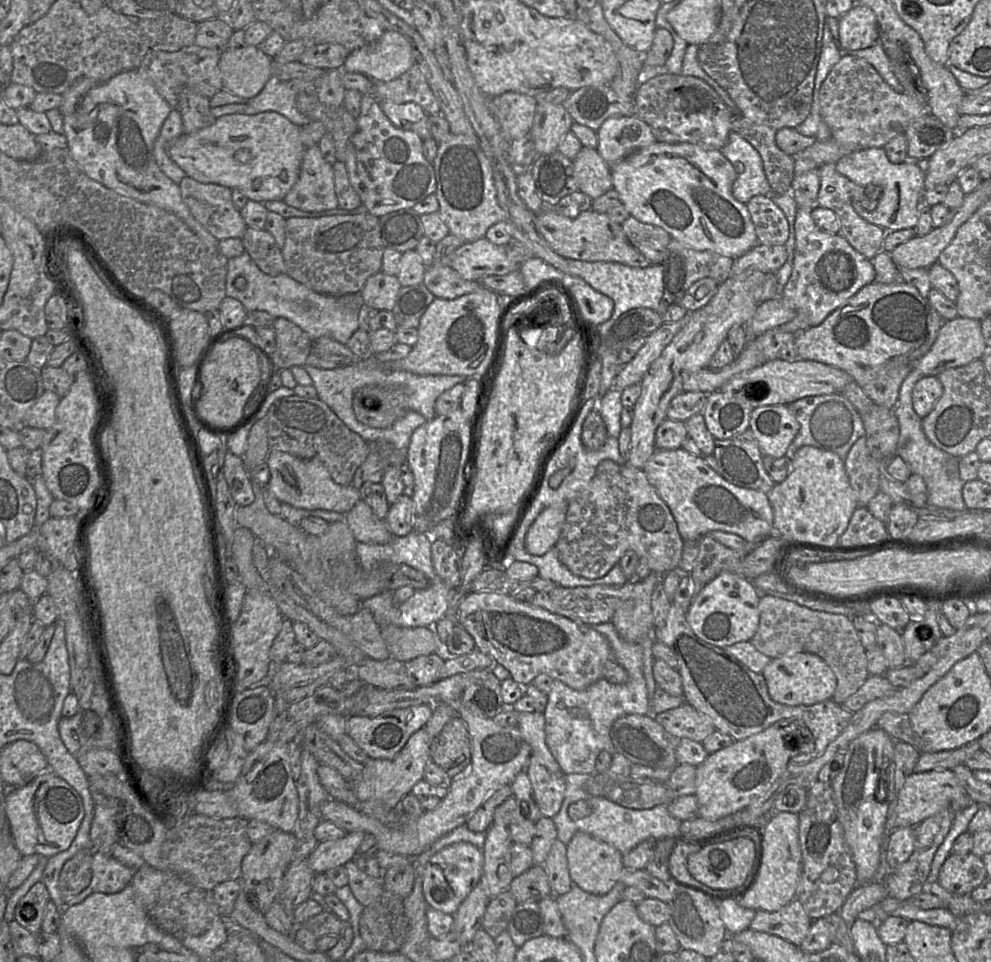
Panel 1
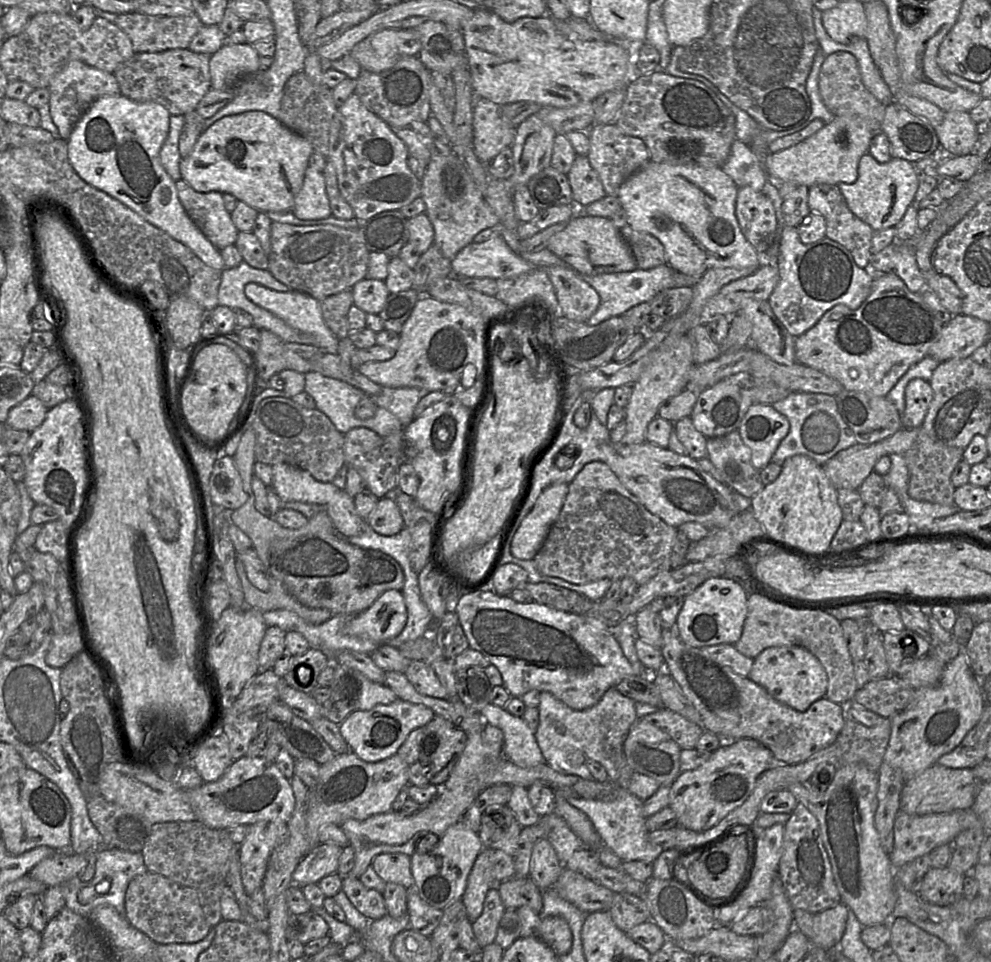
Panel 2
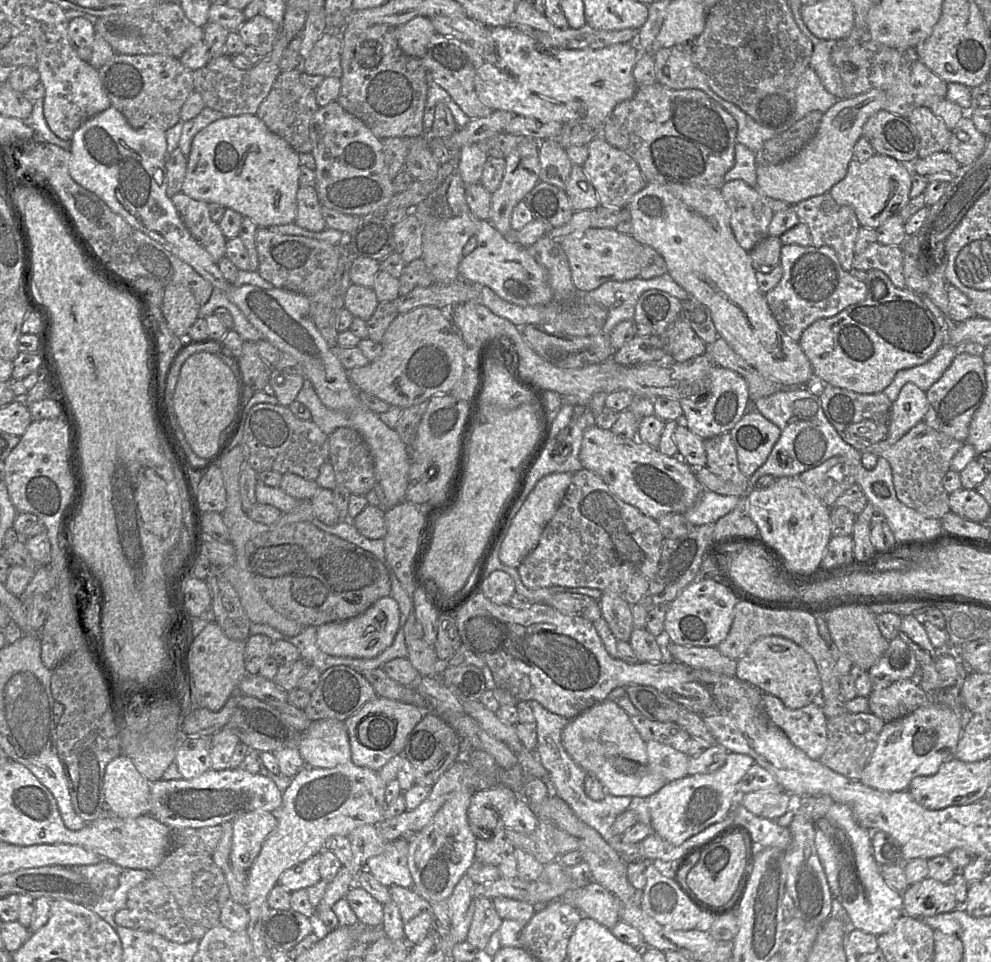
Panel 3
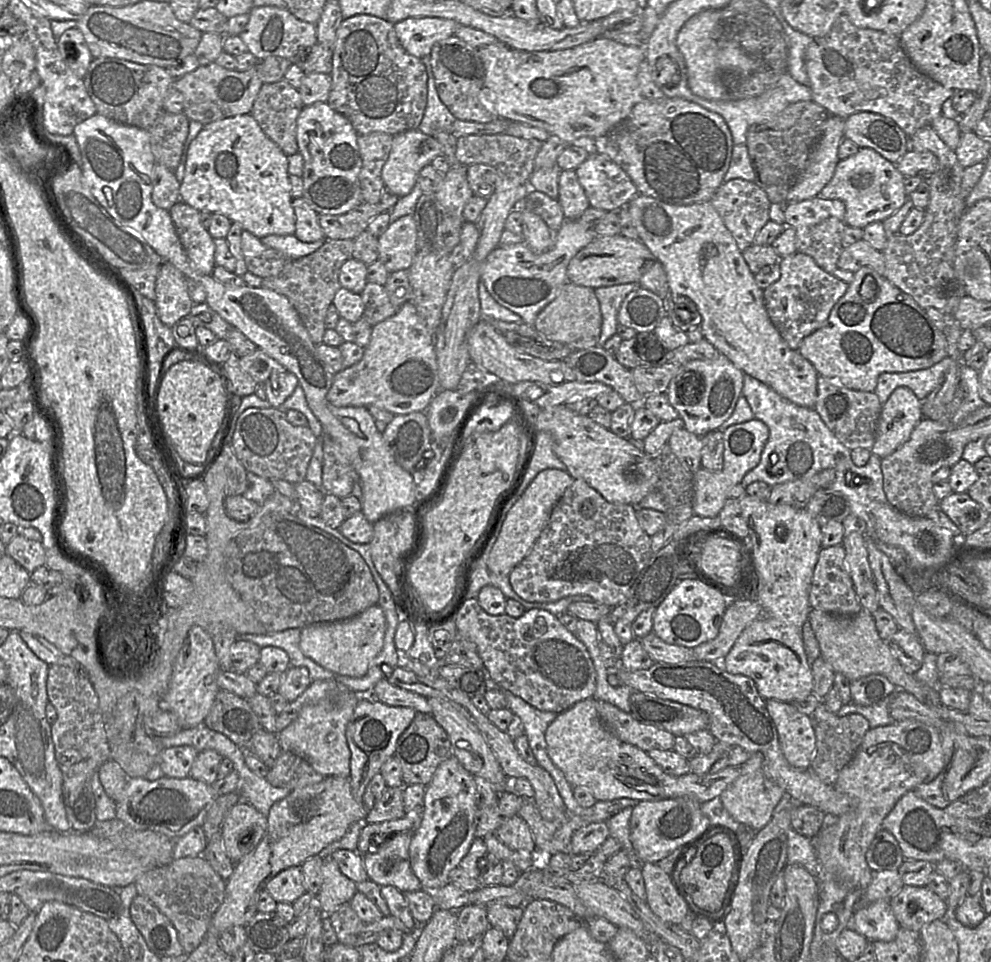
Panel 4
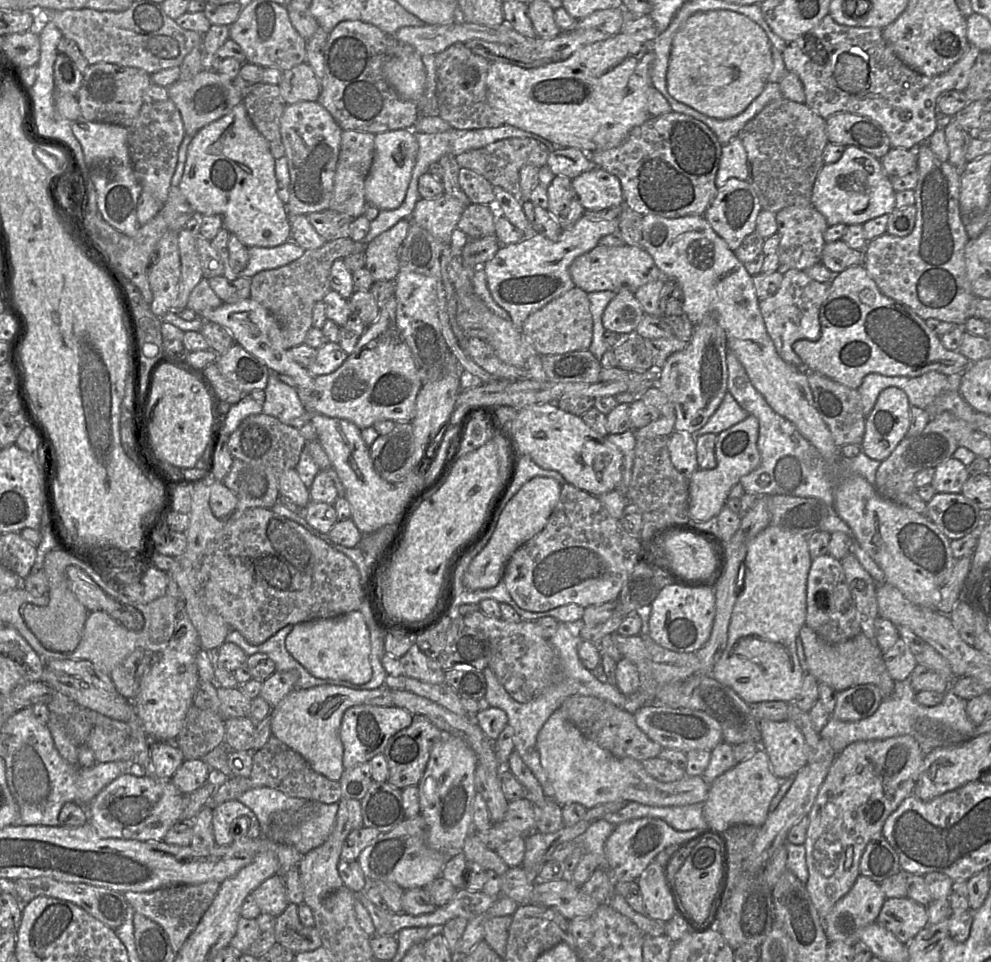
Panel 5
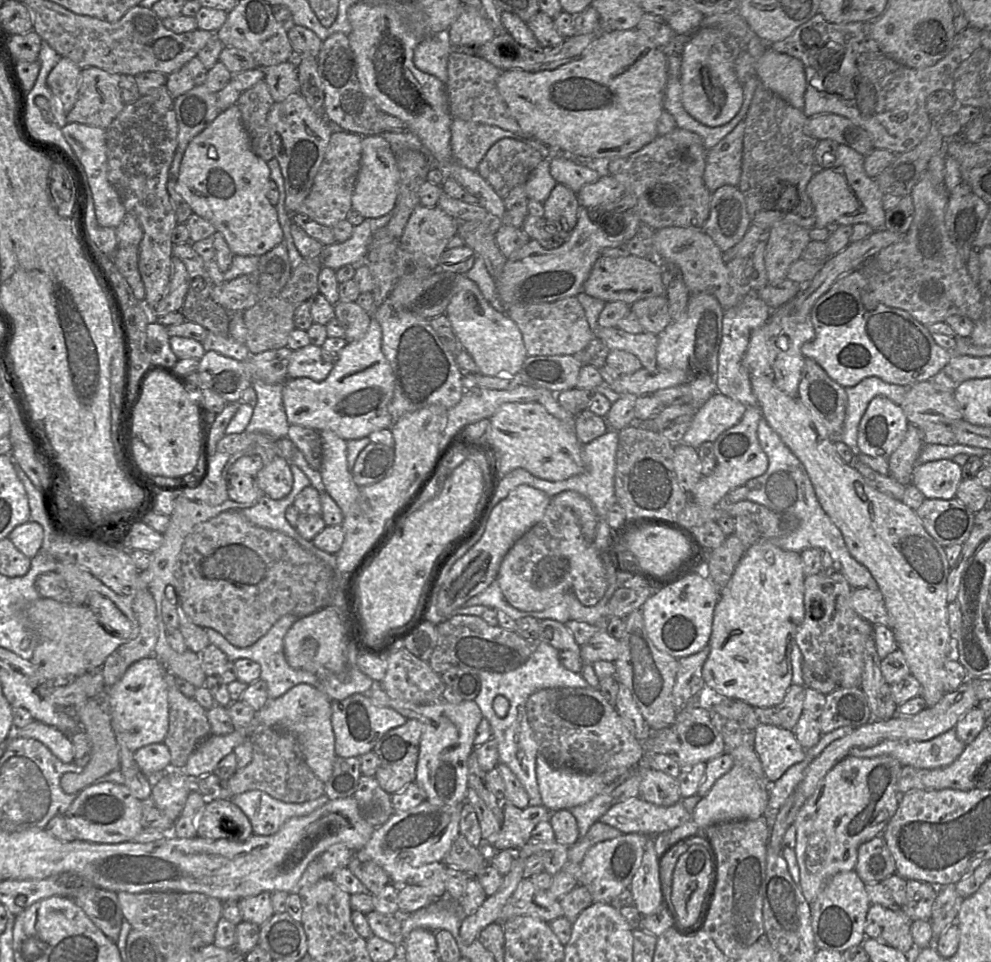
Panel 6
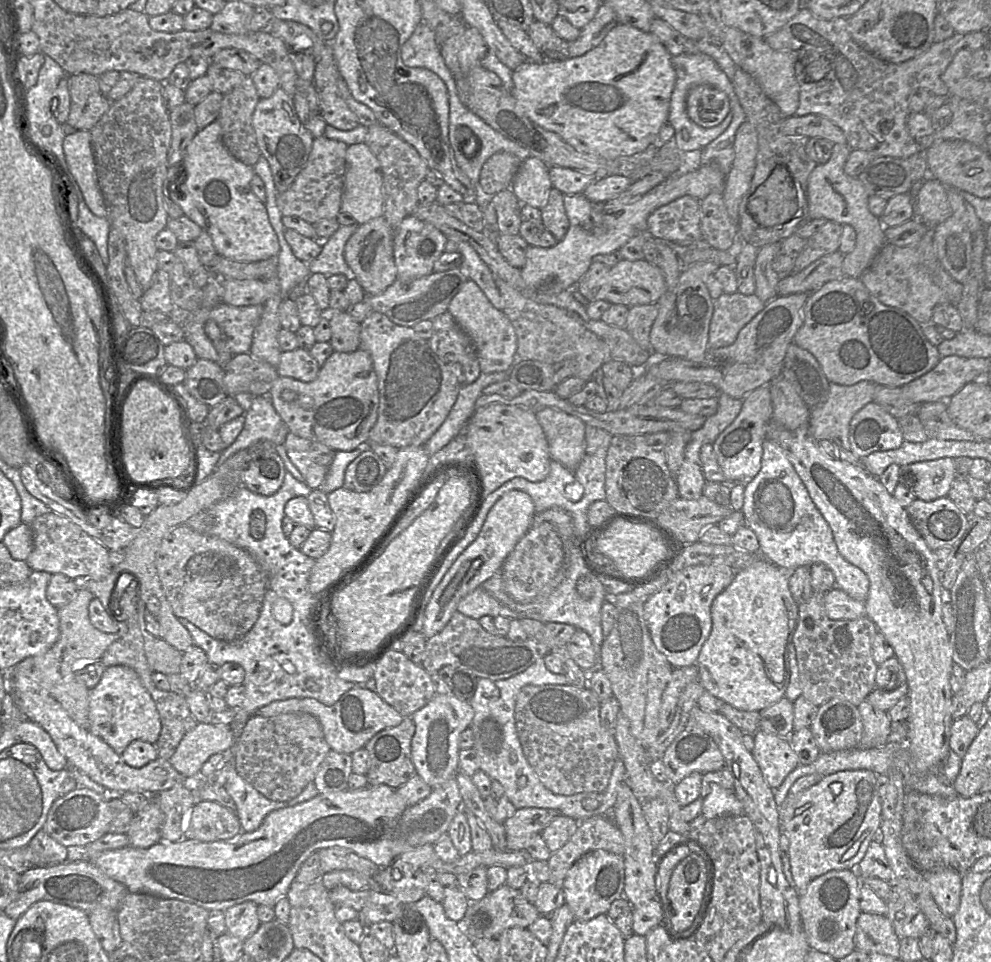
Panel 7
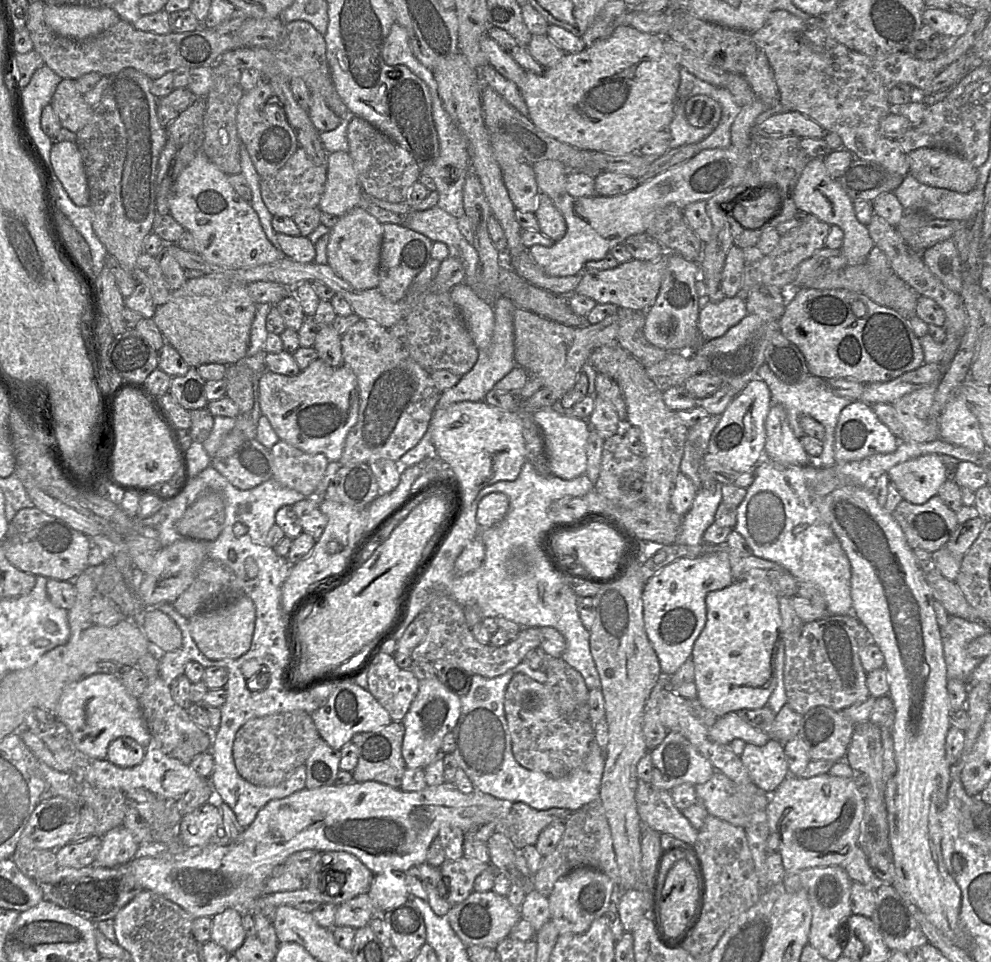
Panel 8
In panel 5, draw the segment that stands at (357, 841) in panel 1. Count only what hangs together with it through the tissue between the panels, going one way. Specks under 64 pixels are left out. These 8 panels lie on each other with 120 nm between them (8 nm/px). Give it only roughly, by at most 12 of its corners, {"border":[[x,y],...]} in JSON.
{"border":[[274,875],[250,897],[262,914],[280,915],[289,905],[284,876]]}

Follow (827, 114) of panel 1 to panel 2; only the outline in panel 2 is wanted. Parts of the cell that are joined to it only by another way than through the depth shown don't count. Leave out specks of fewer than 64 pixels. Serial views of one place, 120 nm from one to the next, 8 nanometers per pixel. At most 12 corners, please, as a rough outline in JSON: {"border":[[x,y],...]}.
{"border":[[827,55],[819,93],[835,117],[882,133],[886,105],[863,84],[857,59]]}

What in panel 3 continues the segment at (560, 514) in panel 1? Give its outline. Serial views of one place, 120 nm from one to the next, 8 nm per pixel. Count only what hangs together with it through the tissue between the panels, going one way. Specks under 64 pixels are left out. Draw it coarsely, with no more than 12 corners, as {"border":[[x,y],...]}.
{"border":[[536,483],[500,537],[499,560],[517,569],[536,548],[571,484]]}

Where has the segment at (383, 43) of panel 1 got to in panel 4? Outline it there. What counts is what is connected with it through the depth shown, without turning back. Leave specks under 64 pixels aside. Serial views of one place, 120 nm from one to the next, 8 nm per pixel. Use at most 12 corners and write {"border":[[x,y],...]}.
{"border":[[412,17],[394,29],[405,51],[421,59],[454,36],[452,19]]}

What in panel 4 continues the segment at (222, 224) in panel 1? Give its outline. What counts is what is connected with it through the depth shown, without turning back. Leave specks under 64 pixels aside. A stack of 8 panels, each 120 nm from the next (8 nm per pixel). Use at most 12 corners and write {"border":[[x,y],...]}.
{"border":[[181,200],[169,210],[193,269],[211,275],[215,243],[200,212]]}

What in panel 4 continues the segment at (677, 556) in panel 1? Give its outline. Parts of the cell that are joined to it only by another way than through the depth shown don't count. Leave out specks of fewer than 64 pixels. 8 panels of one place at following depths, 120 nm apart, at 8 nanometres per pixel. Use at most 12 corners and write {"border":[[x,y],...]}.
{"border":[[575,479],[508,575],[528,602],[625,601],[638,506]]}

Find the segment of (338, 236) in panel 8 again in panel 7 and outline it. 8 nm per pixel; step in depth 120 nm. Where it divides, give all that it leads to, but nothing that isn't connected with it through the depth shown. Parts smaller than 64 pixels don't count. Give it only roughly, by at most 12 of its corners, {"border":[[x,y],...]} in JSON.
{"border":[[384,217],[358,225],[345,261],[368,295],[397,279],[394,229]]}

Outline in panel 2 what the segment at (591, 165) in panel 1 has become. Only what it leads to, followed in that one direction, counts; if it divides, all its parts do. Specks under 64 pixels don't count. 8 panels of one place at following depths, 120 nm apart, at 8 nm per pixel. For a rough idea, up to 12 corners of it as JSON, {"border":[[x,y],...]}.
{"border":[[577,155],[567,174],[579,208],[606,196],[586,155]]}

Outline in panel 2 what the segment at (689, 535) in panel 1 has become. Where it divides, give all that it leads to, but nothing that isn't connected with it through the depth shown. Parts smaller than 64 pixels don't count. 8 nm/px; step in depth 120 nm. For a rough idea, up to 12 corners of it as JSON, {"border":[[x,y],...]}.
{"border":[[647,441],[603,462],[672,527],[724,528],[737,492],[698,461]]}

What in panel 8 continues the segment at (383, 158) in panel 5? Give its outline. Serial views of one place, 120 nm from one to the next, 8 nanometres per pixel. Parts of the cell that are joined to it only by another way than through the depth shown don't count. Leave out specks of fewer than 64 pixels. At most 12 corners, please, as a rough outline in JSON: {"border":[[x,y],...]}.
{"border":[[348,152],[328,154],[318,208],[341,217],[363,189]]}

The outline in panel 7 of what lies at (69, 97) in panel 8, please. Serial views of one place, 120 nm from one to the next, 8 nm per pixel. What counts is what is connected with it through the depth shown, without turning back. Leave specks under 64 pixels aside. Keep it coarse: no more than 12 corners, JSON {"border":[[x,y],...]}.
{"border":[[68,75],[66,123],[90,131],[111,106],[98,76]]}

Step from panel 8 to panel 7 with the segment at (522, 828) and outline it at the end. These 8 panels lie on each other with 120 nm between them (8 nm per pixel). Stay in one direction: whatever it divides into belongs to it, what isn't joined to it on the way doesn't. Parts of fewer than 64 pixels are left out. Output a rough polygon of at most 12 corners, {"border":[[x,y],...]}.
{"border":[[519,808],[505,822],[508,850],[528,841],[559,810]]}

